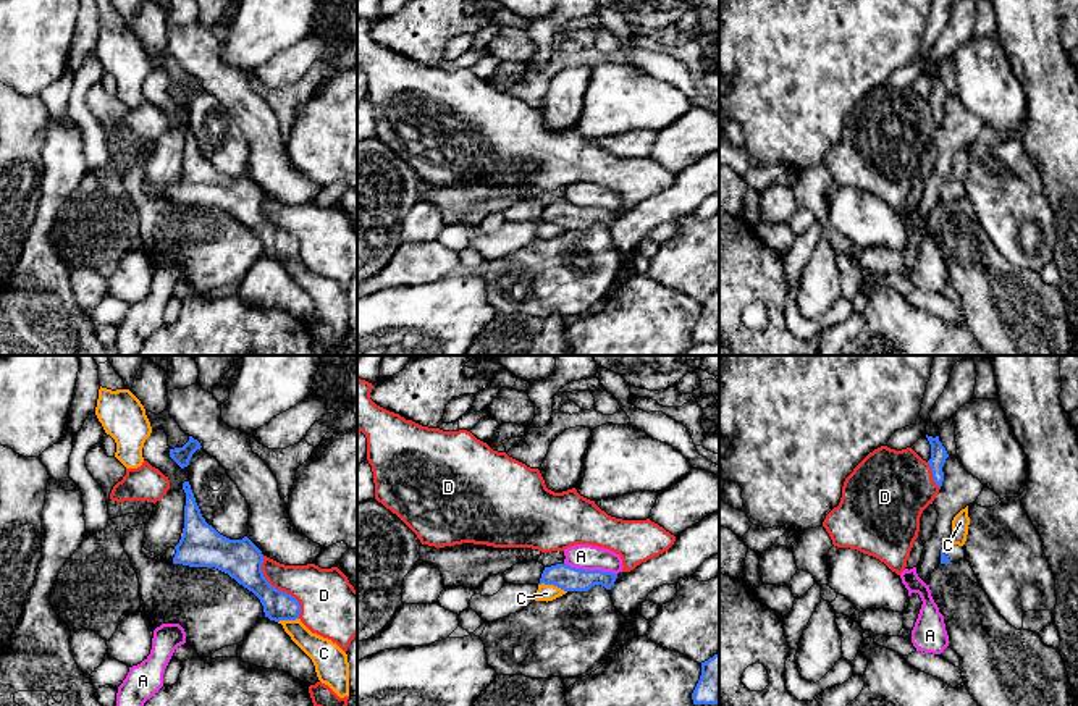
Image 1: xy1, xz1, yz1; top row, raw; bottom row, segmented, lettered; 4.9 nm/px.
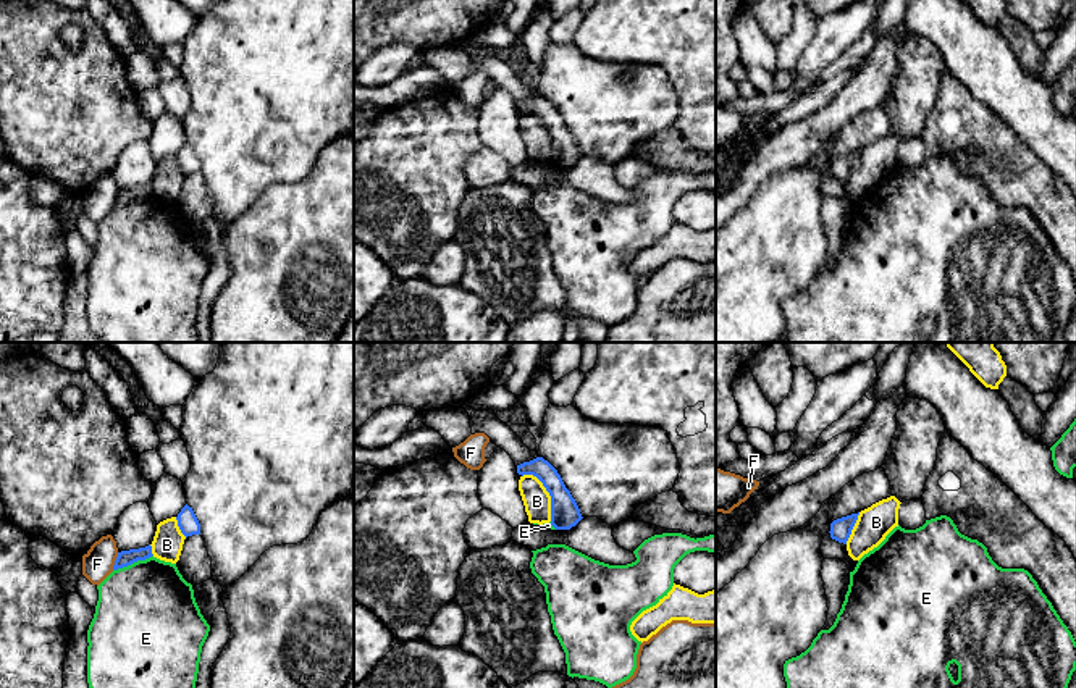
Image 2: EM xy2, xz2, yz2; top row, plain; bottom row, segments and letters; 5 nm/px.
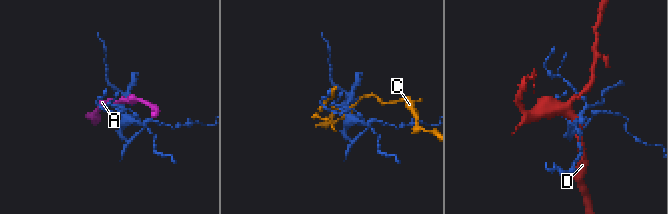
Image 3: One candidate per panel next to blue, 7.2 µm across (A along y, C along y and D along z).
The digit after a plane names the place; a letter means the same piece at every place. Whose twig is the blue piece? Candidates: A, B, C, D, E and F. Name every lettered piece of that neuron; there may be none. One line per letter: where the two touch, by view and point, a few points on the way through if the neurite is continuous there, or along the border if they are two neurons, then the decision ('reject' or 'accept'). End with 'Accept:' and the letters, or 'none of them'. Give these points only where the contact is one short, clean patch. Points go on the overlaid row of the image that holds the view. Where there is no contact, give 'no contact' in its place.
A: contact xz1 (590, 571); border xz1 (564, 563), (574, 567), (602, 569), (616, 574); reject
B: contact xz2 (548, 491); border xz2 (524, 474), (532, 474), (548, 493), (551, 520); reject
C: contact xz1 (553, 584); reject
D: contact xy1 (278, 590); reject
E: contact xy2 (133, 562); reject
F: contact xy2 (115, 561); border xy2 (118, 553), (112, 569); reject
Accept: none of them

